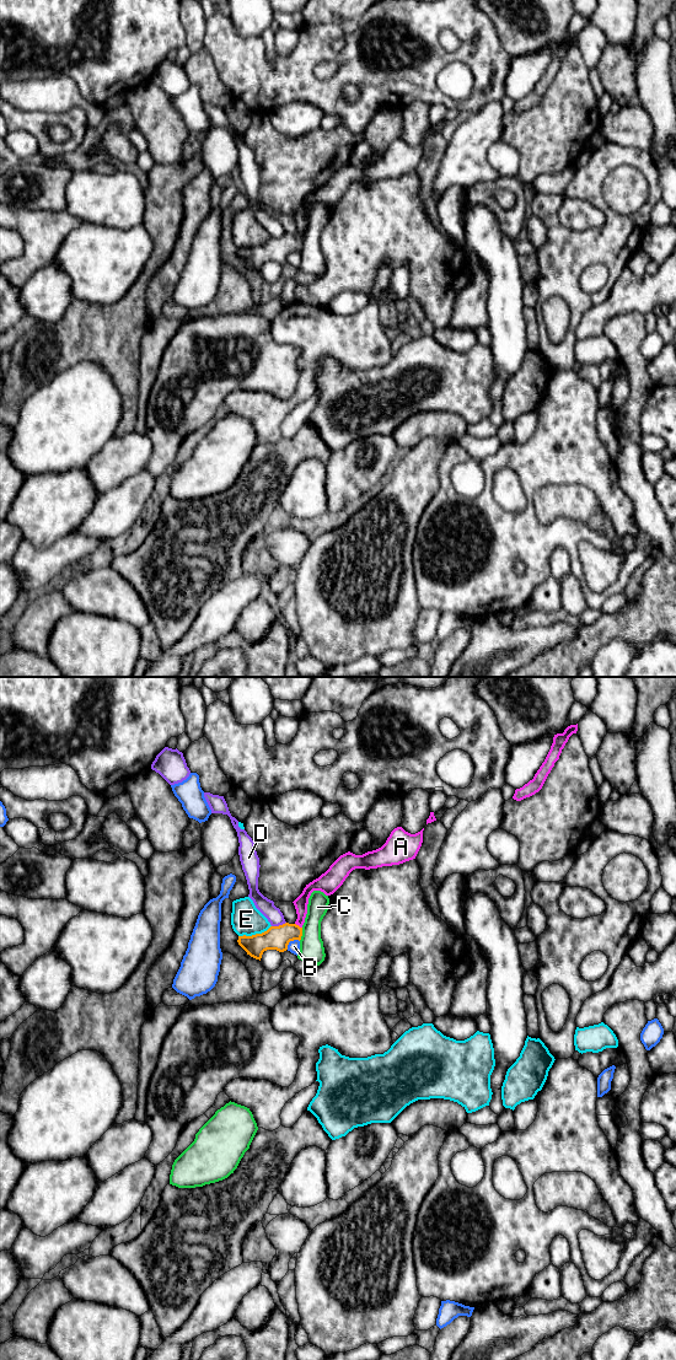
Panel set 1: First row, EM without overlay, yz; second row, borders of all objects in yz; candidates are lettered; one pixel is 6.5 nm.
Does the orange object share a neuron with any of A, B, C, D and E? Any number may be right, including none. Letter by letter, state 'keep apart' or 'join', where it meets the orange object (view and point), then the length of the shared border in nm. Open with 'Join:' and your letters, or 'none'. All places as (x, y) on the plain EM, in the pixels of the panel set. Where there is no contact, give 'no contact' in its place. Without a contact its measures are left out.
Join: A
A: join; meets orange in yz at (298, 237); contact 60 nm long
B: keep apart; meets orange in yz at (290, 252); contact 110 nm long
C: keep apart; meets orange in yz at (301, 246); contact 90 nm long
D: keep apart; meets orange in yz at (279, 237); contact 100 nm long
E: keep apart; meets orange in yz at (256, 246); contact 220 nm long

